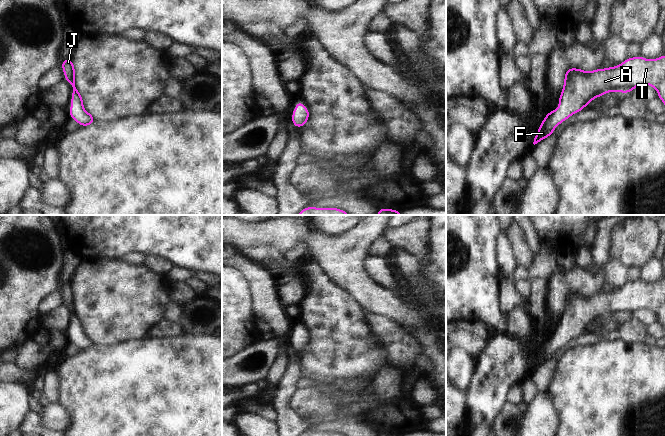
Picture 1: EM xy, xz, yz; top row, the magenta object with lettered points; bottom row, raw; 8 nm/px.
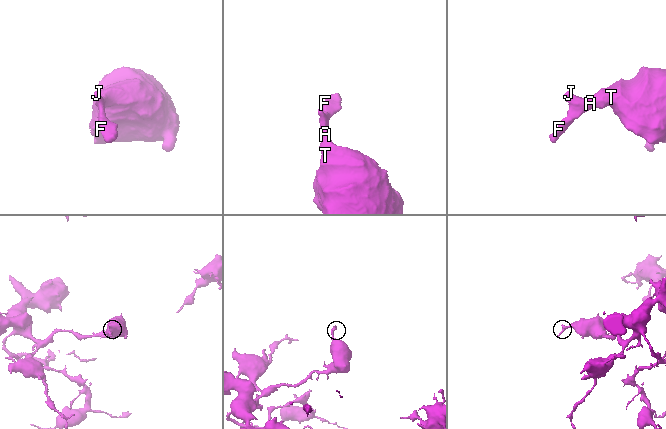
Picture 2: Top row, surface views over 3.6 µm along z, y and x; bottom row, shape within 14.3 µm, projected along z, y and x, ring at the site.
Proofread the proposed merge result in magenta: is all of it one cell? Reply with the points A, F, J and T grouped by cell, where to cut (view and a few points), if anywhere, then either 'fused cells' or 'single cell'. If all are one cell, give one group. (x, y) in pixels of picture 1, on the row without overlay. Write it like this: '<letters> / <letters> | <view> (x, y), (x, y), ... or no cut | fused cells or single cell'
A F J T | no cut | single cell

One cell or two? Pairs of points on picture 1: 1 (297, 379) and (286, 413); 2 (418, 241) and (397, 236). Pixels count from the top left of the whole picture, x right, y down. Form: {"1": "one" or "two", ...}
{"1": "one", "2": "one"}

